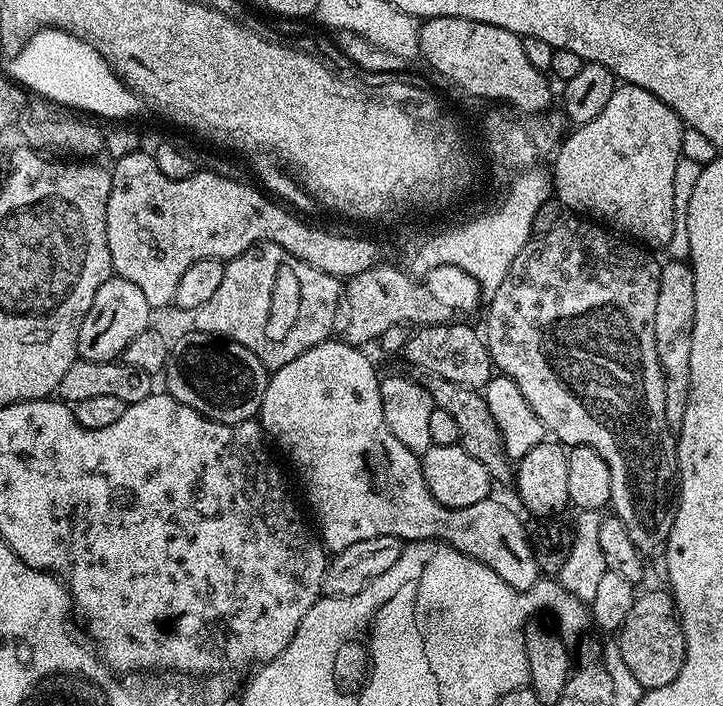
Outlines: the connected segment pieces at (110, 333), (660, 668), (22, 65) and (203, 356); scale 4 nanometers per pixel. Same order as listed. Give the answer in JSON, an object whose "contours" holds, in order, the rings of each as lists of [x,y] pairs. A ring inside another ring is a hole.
{"contours":[[[[113,274],[109,280],[98,286],[98,294],[94,294],[94,302],[82,318],[82,326],[78,329],[77,357],[90,362],[119,361],[124,355],[126,346],[138,338],[153,323],[154,310],[150,302],[146,302],[142,290],[134,286],[134,282],[126,282],[126,278]]],[[[641,591],[634,606],[630,606],[626,622],[620,627],[618,643],[622,662],[626,662],[630,674],[638,678],[638,682],[645,690],[666,686],[666,682],[674,682],[678,670],[682,670],[684,661],[684,635],[671,595],[667,591]]],[[[44,28],[28,39],[26,46],[6,61],[5,75],[41,99],[65,109],[112,122],[126,122],[140,115],[148,106],[85,40],[58,28]]],[[[189,330],[185,336],[171,341],[168,349],[168,365],[164,367],[162,379],[168,383],[166,385],[168,395],[173,396],[178,402],[198,410],[198,414],[211,420],[217,420],[223,424],[237,424],[243,420],[251,420],[259,413],[262,406],[262,394],[266,394],[269,375],[269,369],[264,367],[258,357],[250,354],[246,346],[219,336],[208,336],[204,332]]]]}

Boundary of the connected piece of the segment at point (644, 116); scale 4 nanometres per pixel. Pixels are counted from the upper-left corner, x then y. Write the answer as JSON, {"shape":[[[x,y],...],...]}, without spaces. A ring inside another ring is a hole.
{"shape":[[[621,83],[614,94],[610,94],[610,102],[606,102],[598,118],[564,136],[554,156],[556,169],[550,172],[555,199],[557,196],[566,207],[573,208],[576,211],[573,213],[583,214],[649,249],[667,249],[674,234],[674,166],[682,159],[680,147],[684,129],[678,114],[674,114],[666,102],[654,98],[650,90]]]}

